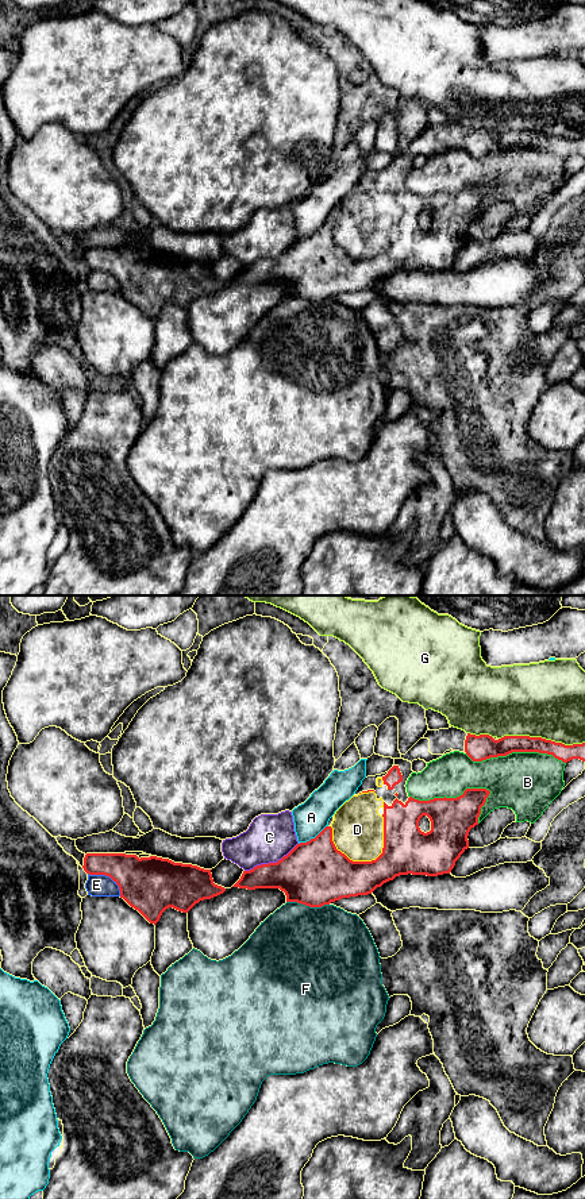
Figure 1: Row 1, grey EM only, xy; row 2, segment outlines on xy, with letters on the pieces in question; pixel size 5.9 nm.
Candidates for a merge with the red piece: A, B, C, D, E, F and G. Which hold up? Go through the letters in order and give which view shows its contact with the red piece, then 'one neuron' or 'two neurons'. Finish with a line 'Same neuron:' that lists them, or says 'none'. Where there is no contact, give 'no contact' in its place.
A: xy | two neurons
B: xy | two neurons
C: xy | two neurons
D: xy | one neuron
E: xy | two neurons
F: xy | two neurons
G: xy | two neurons
Same neuron: D

